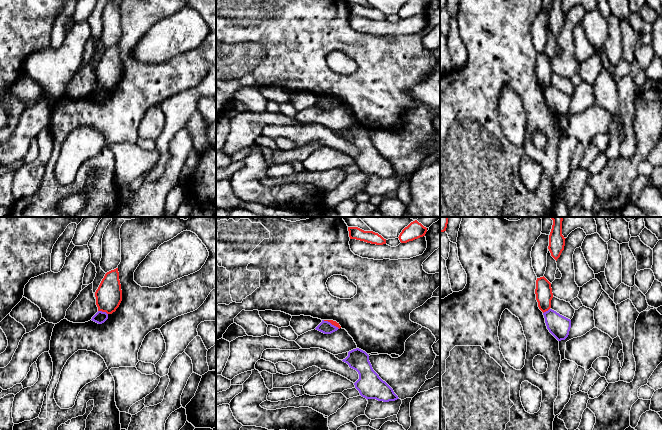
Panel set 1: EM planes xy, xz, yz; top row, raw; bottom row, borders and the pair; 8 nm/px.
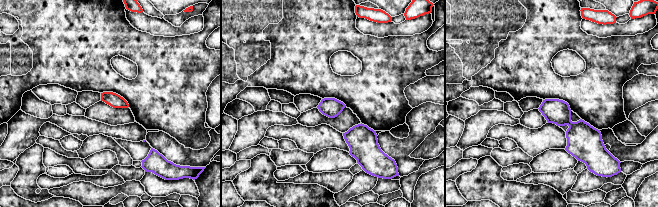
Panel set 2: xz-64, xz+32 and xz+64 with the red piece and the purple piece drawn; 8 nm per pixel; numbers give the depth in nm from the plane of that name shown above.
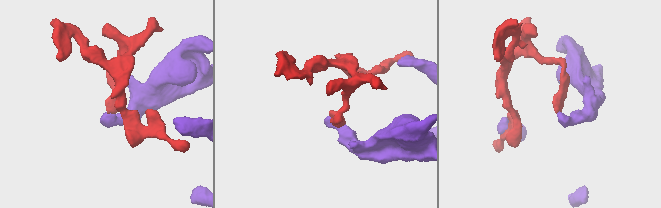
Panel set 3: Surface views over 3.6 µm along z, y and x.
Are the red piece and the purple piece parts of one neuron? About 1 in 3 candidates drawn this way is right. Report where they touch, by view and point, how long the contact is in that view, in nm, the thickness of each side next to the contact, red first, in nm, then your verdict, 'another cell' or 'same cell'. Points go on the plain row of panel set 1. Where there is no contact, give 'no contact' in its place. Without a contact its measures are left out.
meets red in xy at (103, 87); contact 90 nm long; 200 nm thick on the red side, 100 nm on the other; another cell

